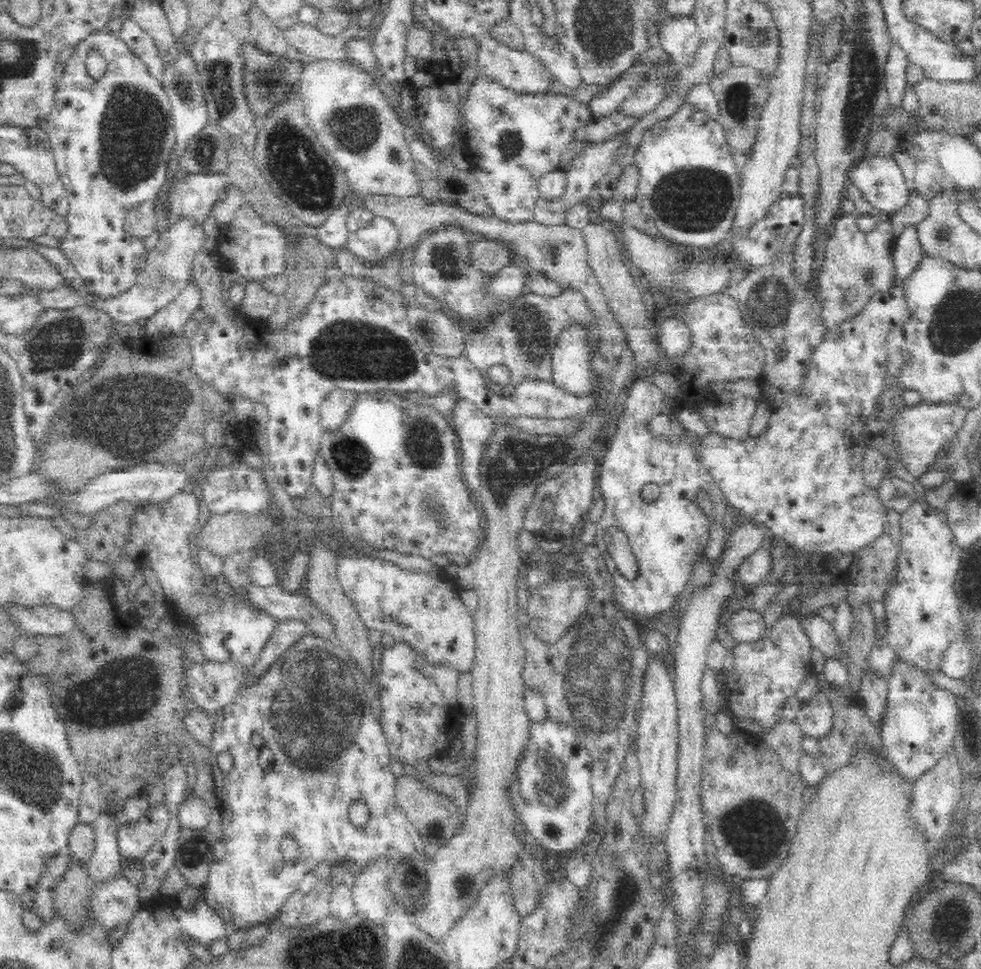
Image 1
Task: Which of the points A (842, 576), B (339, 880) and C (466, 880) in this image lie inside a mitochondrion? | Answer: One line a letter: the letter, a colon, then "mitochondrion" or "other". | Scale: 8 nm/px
A: other
B: other
C: mitochondrion

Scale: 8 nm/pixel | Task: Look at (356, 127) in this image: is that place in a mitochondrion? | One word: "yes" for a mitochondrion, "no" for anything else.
yes

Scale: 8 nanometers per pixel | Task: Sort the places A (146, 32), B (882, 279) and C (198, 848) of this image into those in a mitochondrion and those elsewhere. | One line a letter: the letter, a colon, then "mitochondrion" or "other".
A: other
B: mitochondrion
C: mitochondrion

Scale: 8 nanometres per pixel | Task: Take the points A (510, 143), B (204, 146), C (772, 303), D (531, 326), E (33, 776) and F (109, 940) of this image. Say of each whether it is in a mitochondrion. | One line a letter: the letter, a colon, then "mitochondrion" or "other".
A: mitochondrion
B: mitochondrion
C: mitochondrion
D: mitochondrion
E: mitochondrion
F: other

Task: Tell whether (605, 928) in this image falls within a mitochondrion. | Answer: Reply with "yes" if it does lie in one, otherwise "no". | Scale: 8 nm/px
no

